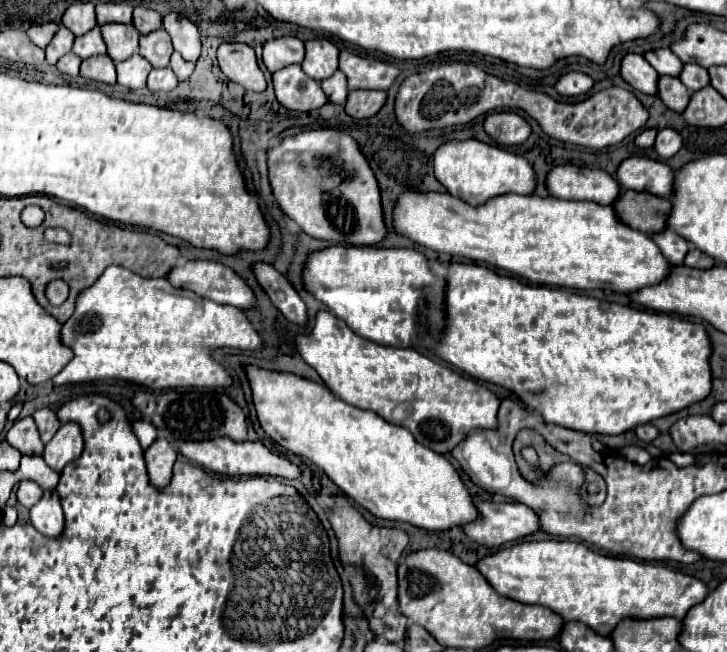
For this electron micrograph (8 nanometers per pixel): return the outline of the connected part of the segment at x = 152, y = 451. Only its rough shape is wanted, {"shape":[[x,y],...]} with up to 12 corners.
{"shape":[[154,440],[144,452],[154,488],[172,480],[176,450],[168,440]]}

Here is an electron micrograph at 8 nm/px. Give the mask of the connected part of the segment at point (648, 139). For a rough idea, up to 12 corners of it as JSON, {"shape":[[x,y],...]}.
{"shape":[[646,128],[636,136],[636,146],[648,148],[654,144],[656,130]]}

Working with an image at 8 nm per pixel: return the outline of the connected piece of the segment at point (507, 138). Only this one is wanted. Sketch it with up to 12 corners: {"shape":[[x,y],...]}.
{"shape":[[514,112],[486,116],[484,130],[500,146],[530,136],[530,124]]}

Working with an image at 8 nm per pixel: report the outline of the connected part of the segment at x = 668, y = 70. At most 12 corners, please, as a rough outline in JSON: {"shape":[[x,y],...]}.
{"shape":[[668,48],[650,50],[644,58],[658,74],[678,76],[682,60]]}

